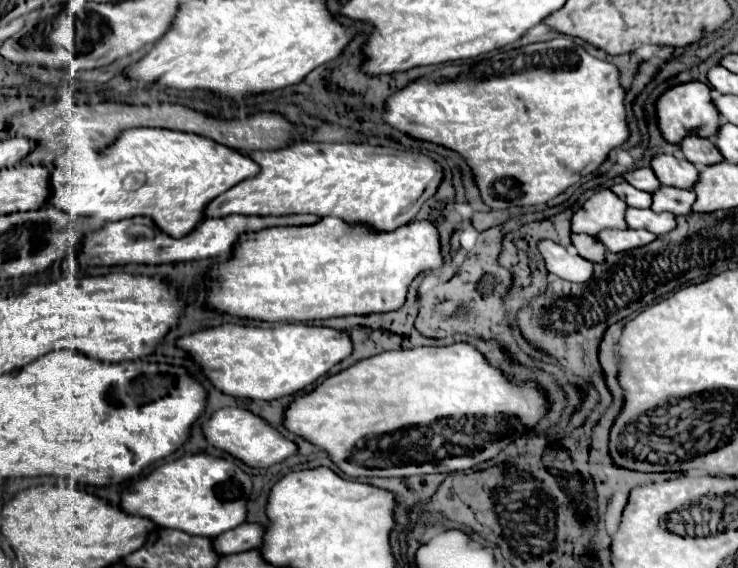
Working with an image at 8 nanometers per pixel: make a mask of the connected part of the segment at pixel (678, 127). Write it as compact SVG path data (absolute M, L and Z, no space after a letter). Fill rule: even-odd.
M688 82L666 90L656 102L656 108L658 108L658 122L662 136L672 144L680 144L680 140L684 140L684 136L688 134L696 134L702 138L712 138L718 134L720 114L714 108L710 88L704 82Z

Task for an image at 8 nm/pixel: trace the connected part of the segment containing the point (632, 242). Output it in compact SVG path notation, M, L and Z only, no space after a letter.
M602 230L598 234L598 240L610 250L610 252L628 252L634 248L642 248L650 242L654 242L654 234L648 230Z

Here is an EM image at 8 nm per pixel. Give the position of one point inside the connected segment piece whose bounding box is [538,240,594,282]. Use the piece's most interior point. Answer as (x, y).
(559, 260)

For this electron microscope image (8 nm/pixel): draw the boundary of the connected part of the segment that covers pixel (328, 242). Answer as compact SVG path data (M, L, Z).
M328 216L312 226L276 226L244 234L234 250L234 258L220 264L212 276L212 290L206 304L220 312L266 322L308 322L324 318L392 312L404 306L412 280L426 270L444 266L440 232L430 220L416 220L392 232L374 232L364 224L350 224Z

